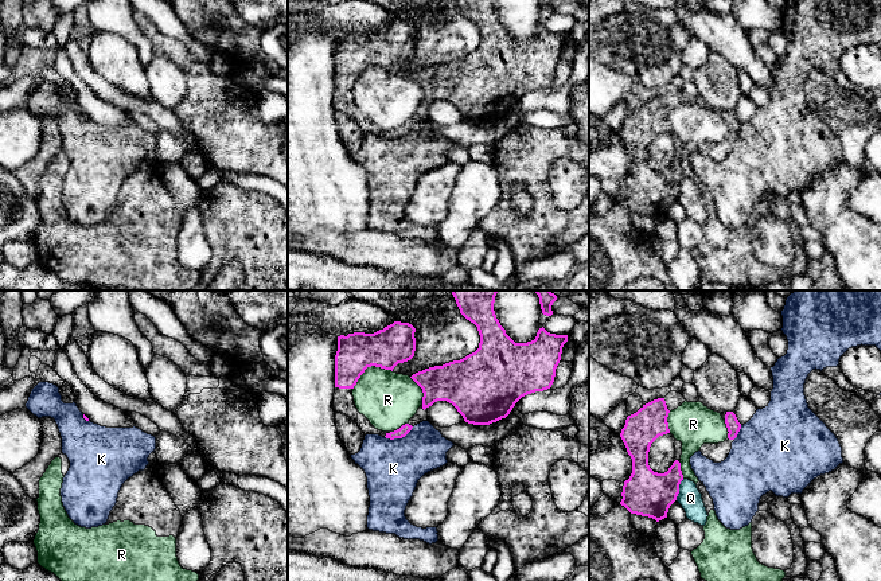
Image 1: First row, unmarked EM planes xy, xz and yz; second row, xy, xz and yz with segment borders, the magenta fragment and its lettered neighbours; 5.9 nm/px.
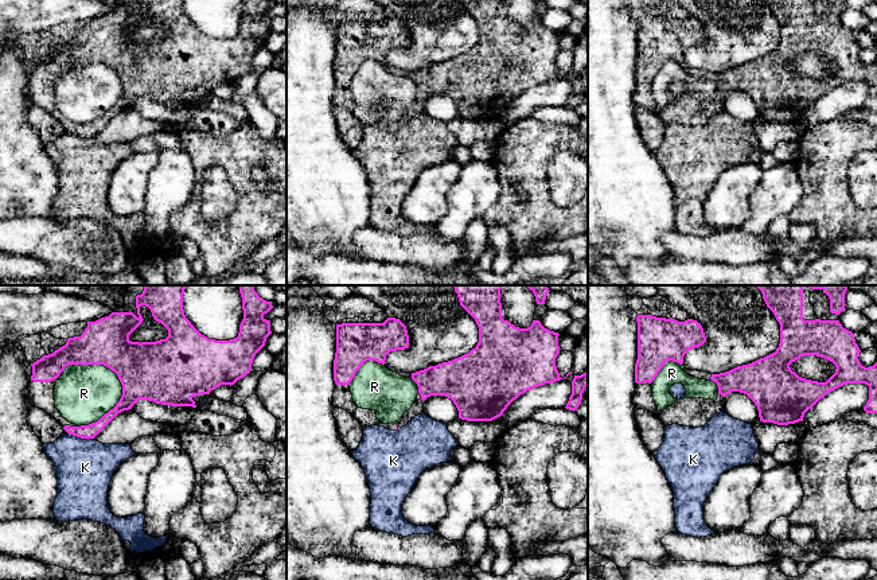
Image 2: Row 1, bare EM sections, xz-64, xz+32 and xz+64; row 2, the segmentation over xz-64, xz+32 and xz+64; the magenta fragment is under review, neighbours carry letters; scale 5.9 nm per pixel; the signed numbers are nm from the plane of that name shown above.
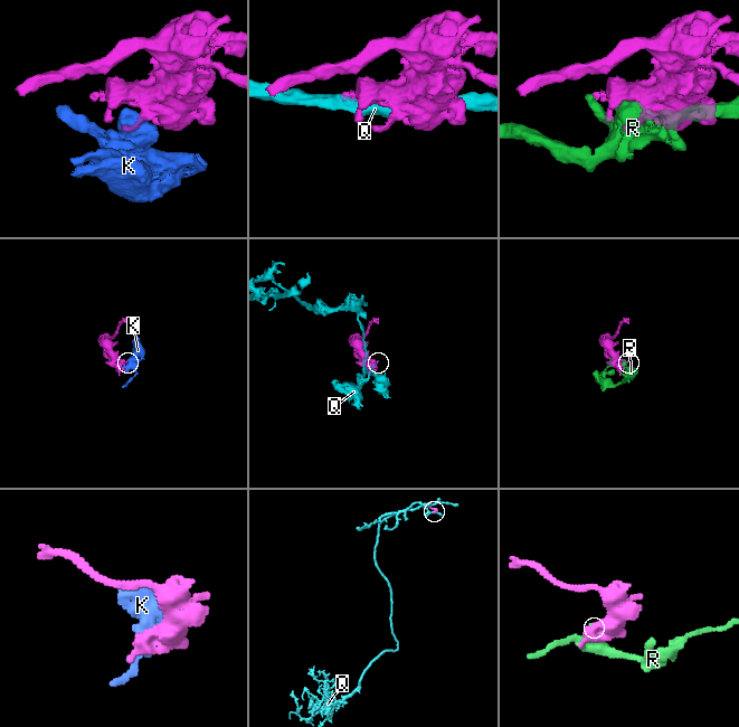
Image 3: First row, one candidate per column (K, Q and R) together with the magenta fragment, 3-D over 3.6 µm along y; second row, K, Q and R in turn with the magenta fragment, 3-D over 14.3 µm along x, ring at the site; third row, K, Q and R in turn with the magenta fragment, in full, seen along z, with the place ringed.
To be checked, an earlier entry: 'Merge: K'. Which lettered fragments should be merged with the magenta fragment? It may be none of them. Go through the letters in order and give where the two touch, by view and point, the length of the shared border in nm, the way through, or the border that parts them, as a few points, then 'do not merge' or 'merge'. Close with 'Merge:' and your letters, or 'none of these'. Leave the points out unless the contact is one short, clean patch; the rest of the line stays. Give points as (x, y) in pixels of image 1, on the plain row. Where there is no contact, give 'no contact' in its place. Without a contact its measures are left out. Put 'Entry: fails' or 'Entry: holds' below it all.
K: contact xz (398, 136); length 190 nm; border xz (413, 125), (401, 136), (385, 136); do not merge
Q: contact yz (678, 188); length 140 nm; do not merge
R: contact xz (369, 65); length 260 nm; do not merge
Merge: none of these
Entry: fails

